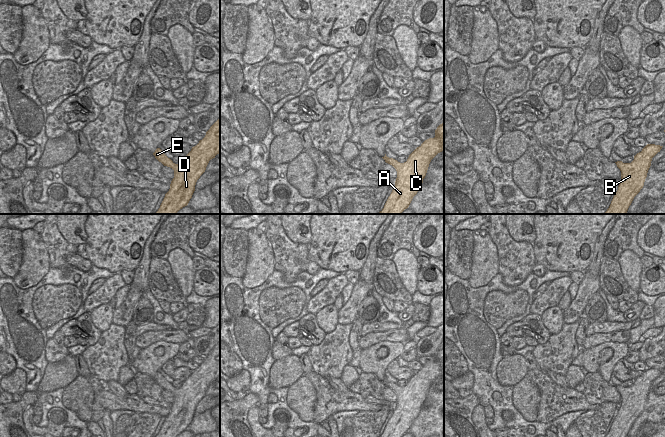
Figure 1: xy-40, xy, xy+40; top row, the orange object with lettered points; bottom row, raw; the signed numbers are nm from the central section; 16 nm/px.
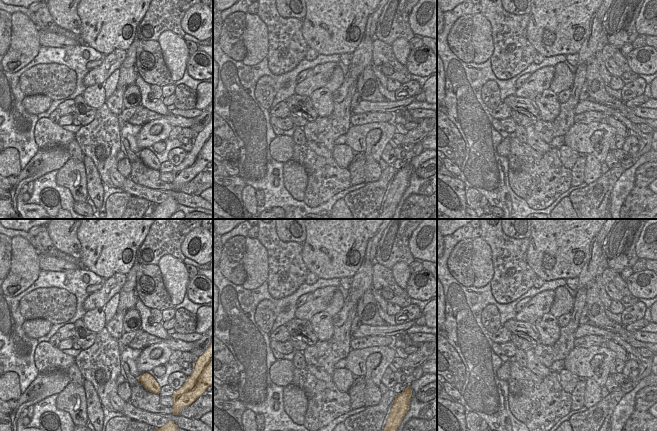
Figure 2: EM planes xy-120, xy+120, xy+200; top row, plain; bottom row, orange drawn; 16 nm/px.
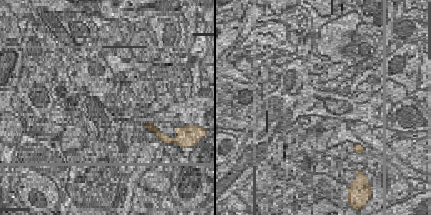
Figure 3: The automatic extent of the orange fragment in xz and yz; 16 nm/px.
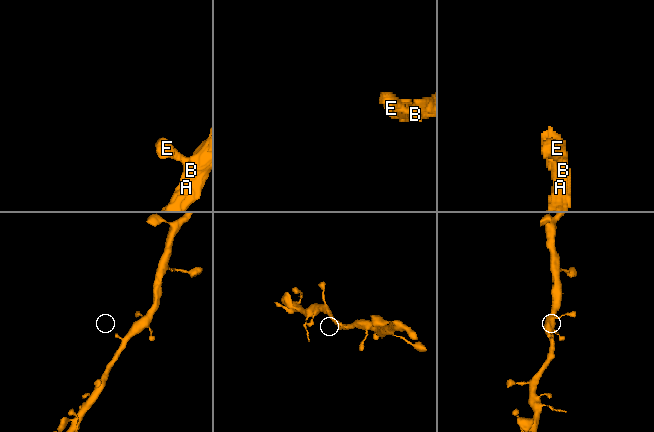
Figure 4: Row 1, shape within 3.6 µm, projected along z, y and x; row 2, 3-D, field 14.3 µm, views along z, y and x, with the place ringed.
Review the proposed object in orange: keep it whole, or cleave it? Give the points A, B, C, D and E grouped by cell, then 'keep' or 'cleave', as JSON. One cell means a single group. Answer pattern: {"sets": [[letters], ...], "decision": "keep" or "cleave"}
{"sets": [["A", "B", "C", "D", "E"]], "decision": "keep"}

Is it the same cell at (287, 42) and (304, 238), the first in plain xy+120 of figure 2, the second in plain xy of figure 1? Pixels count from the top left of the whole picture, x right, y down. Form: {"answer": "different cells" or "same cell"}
{"answer": "different cells"}

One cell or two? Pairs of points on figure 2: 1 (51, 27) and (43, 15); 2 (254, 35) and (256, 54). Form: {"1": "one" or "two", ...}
{"1": "one", "2": "one"}

